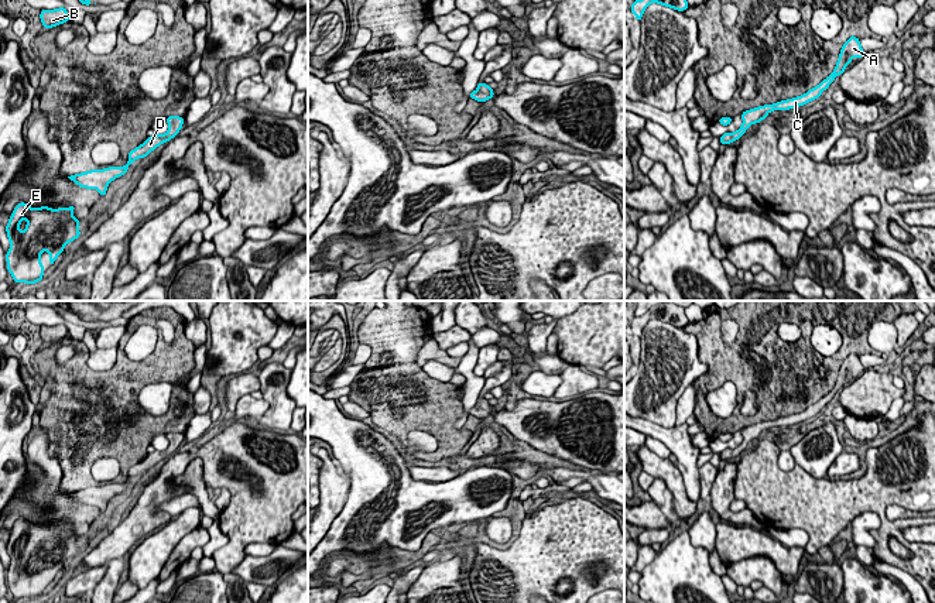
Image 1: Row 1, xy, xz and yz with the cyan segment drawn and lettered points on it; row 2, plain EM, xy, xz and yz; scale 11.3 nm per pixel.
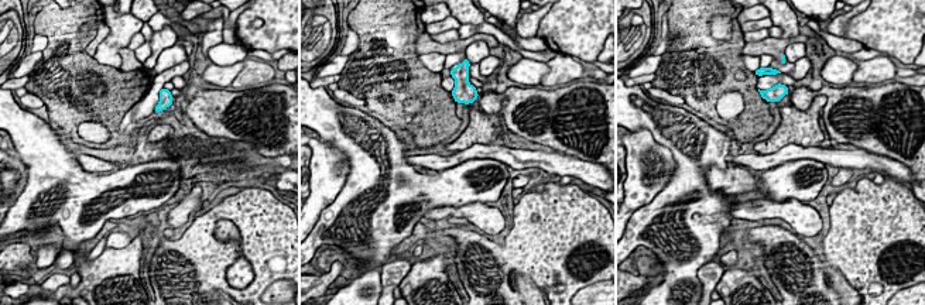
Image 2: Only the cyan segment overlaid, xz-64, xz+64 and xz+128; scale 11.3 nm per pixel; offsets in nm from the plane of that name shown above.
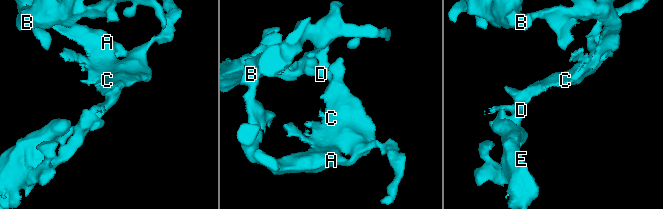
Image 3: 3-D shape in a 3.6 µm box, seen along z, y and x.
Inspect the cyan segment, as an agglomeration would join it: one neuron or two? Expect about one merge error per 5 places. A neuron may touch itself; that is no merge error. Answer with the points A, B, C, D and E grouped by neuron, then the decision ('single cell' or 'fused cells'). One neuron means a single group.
A B C D E; single cell

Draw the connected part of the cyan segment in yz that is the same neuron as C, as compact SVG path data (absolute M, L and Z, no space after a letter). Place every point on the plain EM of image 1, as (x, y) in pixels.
M850 352L850 354L842 363L842 367L839 370L839 374L832 391L829 391L818 402L809 405L802 412L792 414L788 417L781 417L774 421L758 422L756 425L743 428L742 443L734 449L725 449L723 452L720 452L720 460L729 462L732 458L739 456L743 450L746 450L746 446L749 442L754 439L760 439L761 436L767 435L767 431L773 426L784 426L784 425L790 426L818 415L821 410L829 404L829 401L835 397L835 394L845 388L846 381L850 380L853 374L857 373L860 376L863 371L864 371L864 367L862 366L860 356L856 354L854 352Z

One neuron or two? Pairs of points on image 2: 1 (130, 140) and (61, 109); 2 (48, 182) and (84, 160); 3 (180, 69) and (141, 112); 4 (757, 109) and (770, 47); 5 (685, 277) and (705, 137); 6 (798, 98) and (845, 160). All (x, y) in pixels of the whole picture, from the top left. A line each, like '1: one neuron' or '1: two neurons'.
1: one neuron
2: two neurons
3: one neuron
4: two neurons
5: one neuron
6: two neurons

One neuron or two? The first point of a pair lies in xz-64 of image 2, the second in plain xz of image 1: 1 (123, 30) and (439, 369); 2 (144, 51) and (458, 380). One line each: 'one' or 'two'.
1: one
2: two

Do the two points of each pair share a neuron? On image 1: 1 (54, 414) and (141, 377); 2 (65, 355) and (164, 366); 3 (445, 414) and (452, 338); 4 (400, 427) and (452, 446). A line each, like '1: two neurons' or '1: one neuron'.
1: one neuron
2: two neurons
3: two neurons
4: one neuron

